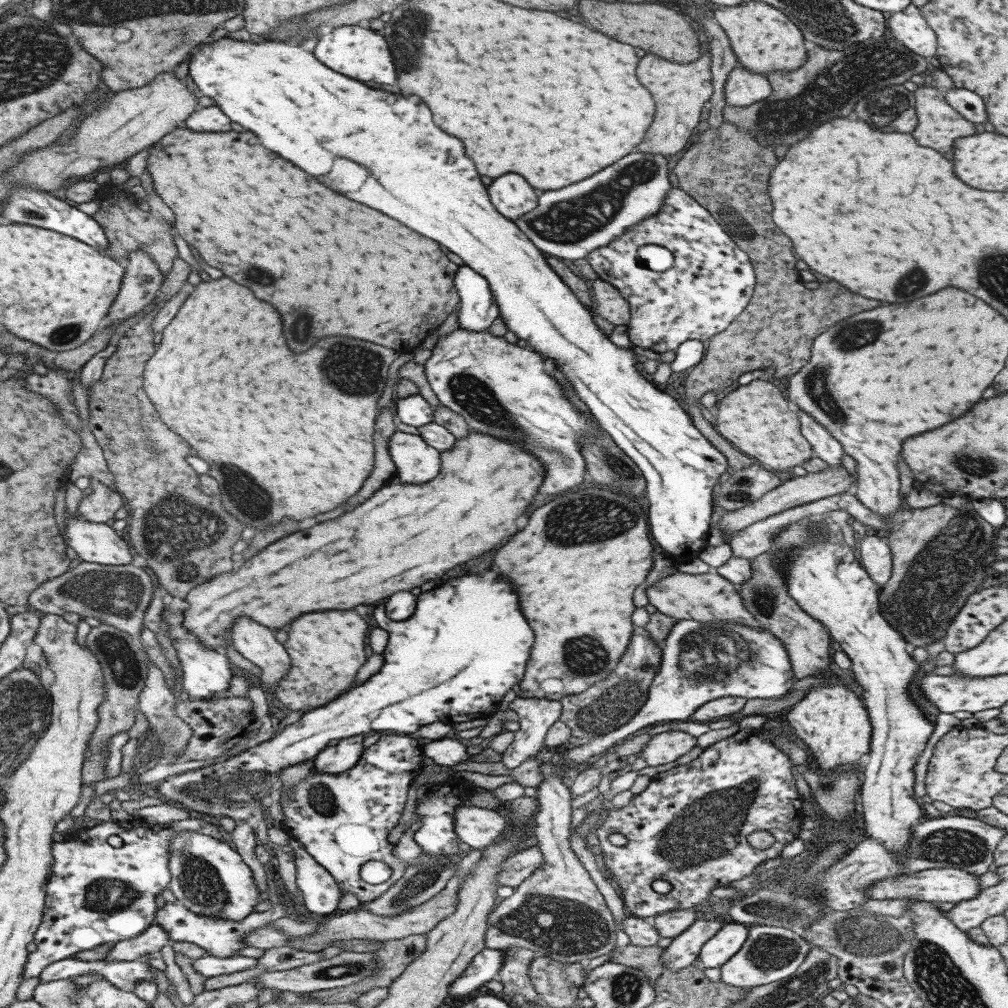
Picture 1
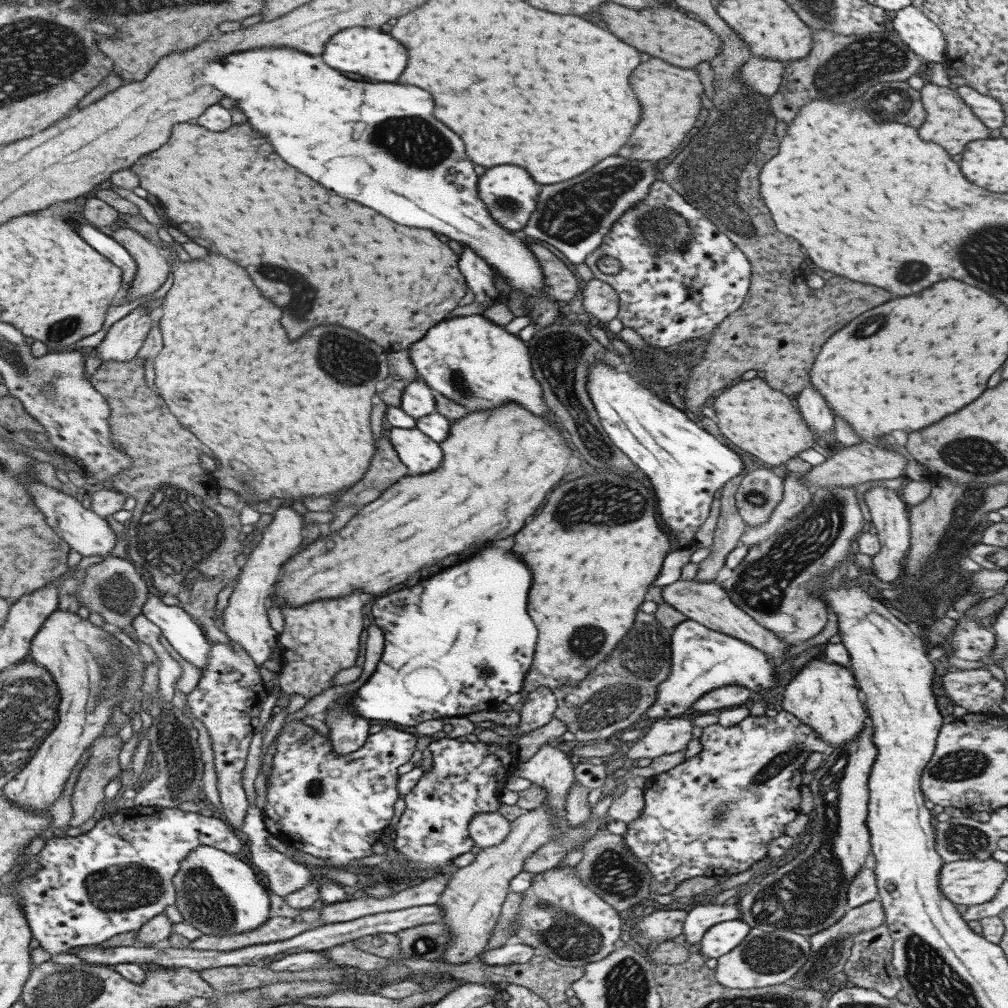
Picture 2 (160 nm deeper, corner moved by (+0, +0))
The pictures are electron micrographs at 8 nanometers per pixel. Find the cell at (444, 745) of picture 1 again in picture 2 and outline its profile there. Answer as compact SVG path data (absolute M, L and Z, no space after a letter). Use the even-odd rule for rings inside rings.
M437 738L430 742L427 749L432 756L431 770L426 774L421 774L417 784L411 788L411 792L402 799L405 803L403 813L399 816L397 824L392 830L392 852L401 853L407 858L405 868L441 868L442 866L451 865L451 860L457 858L473 847L473 840L469 839L467 826L473 816L481 813L497 812L501 803L499 795L504 788L507 778L513 775L518 764L515 754L511 754L510 745L499 745L496 743L487 743L482 741L476 742L459 742L456 739Z

